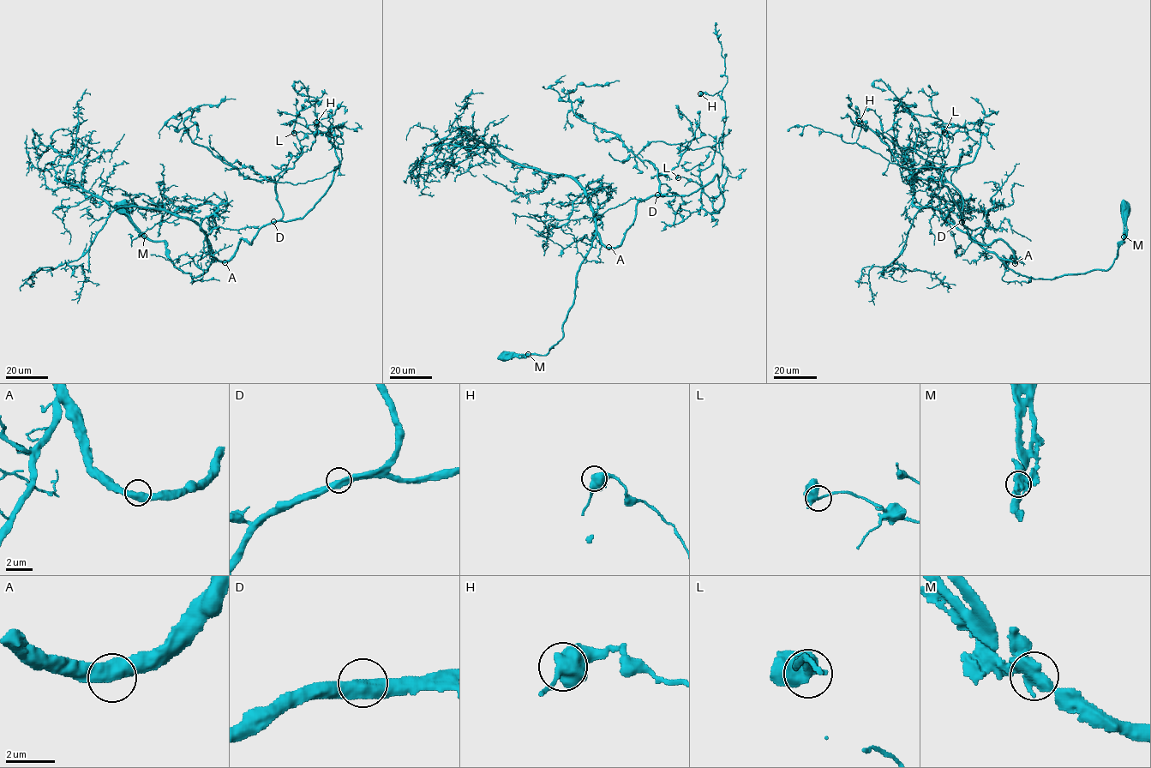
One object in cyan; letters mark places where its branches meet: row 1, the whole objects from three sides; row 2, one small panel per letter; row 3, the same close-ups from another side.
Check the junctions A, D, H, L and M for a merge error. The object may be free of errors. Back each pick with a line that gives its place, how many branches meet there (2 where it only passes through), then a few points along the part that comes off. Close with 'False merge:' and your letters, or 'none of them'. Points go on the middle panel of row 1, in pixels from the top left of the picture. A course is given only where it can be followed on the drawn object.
False merge: none of them

